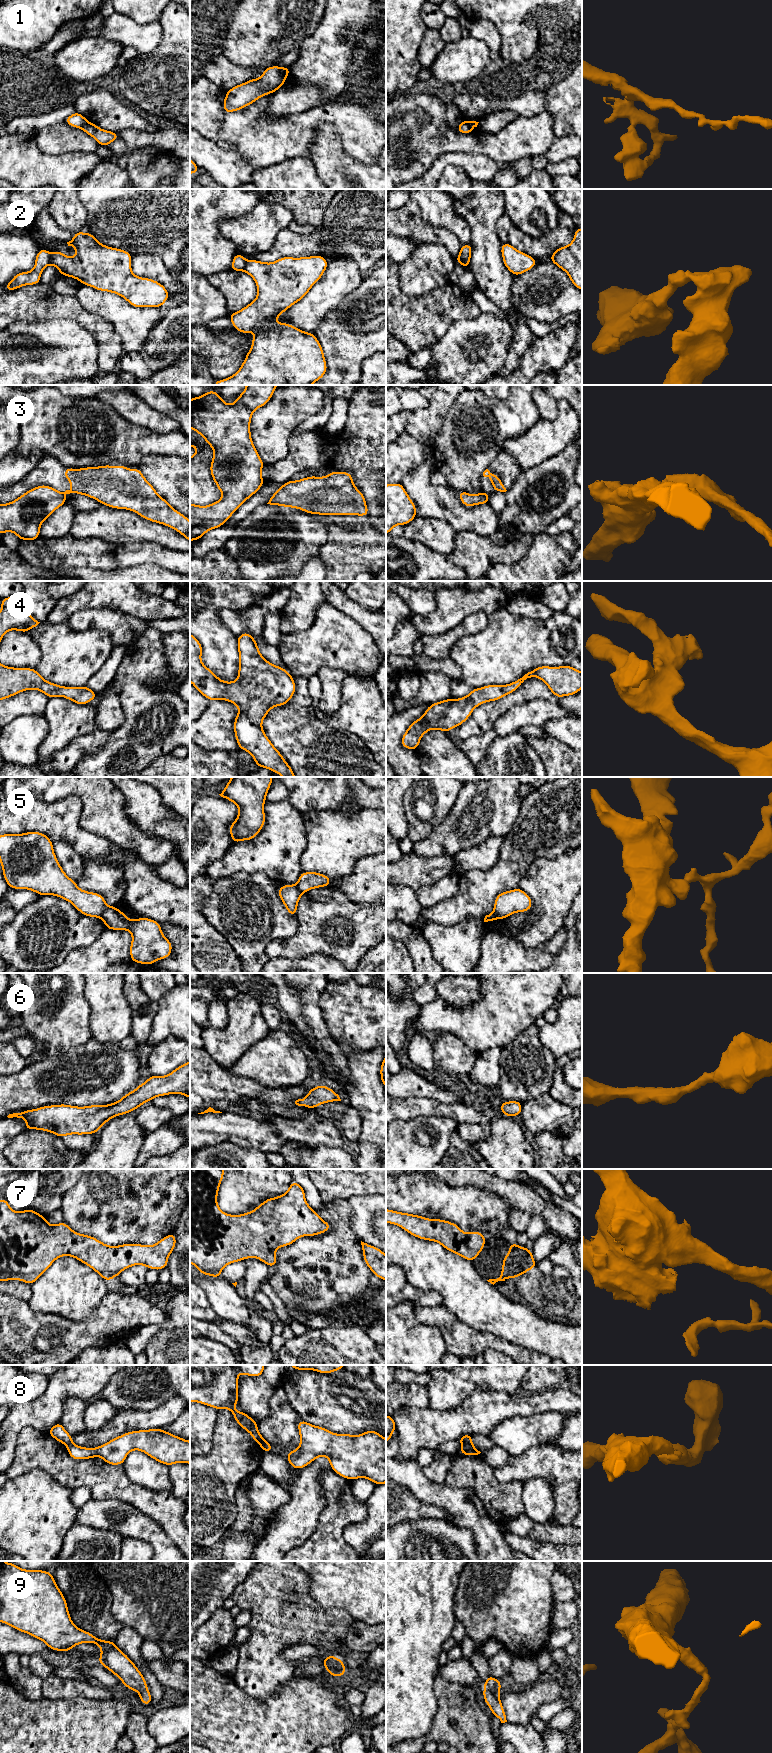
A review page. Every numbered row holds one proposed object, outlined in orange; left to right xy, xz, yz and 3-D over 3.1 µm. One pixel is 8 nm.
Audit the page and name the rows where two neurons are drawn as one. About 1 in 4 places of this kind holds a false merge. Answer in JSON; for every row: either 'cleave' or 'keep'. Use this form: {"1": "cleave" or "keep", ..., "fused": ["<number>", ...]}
{"1": "cleave", "2": "cleave", "3": "cleave", "4": "keep", "5": "cleave", "6": "keep", "7": "keep", "8": "cleave", "9": "keep", "fused": ["1", "2", "3", "5", "8"]}

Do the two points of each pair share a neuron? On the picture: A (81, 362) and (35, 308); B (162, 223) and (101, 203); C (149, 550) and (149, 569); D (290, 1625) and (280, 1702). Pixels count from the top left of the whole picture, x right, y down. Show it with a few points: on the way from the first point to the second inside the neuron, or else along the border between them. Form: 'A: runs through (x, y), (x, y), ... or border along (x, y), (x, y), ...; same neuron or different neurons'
A: border along (69, 318), (51, 318), (38, 321), (22, 320); different neurons
B: runs through (147, 208), (142, 203), (116, 203); same neuron
C: border along (126, 566), (155, 563), (171, 570); different neurons
D: border along (293, 1675), (274, 1694), (261, 1699); different neurons

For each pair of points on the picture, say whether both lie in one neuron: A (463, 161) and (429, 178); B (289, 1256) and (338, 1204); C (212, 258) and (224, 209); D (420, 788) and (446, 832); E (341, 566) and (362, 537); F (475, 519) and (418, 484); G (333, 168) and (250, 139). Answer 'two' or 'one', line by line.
A: one
B: one
C: one
D: two
E: one
F: one
G: two

